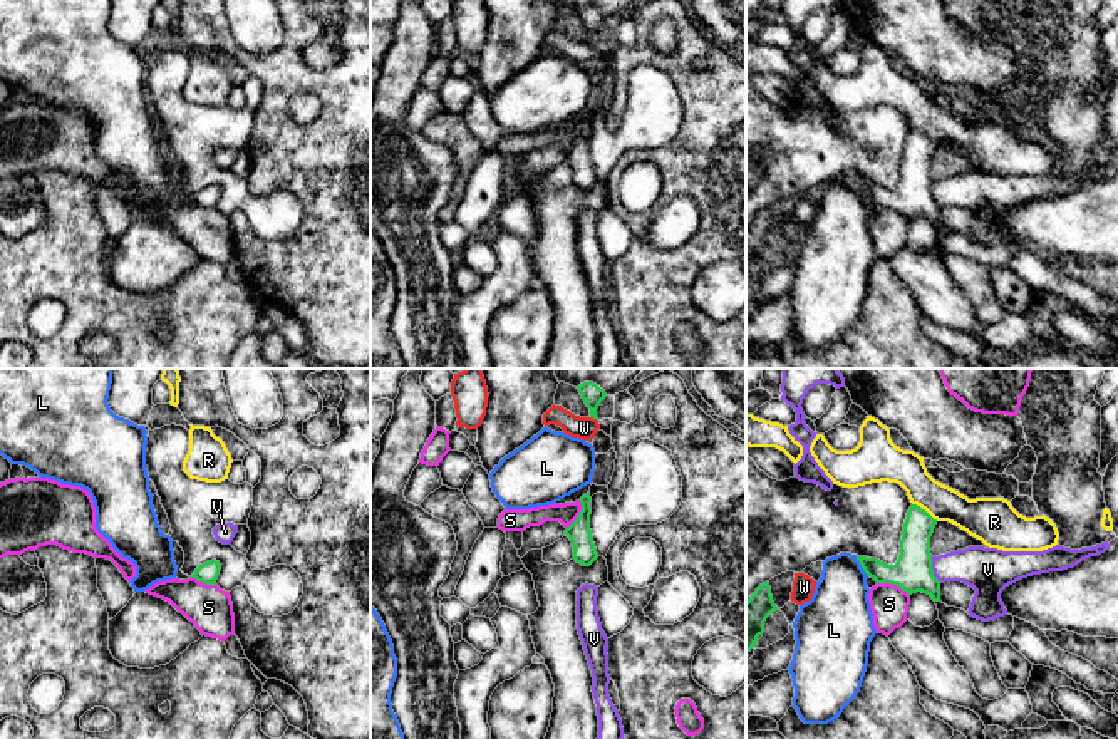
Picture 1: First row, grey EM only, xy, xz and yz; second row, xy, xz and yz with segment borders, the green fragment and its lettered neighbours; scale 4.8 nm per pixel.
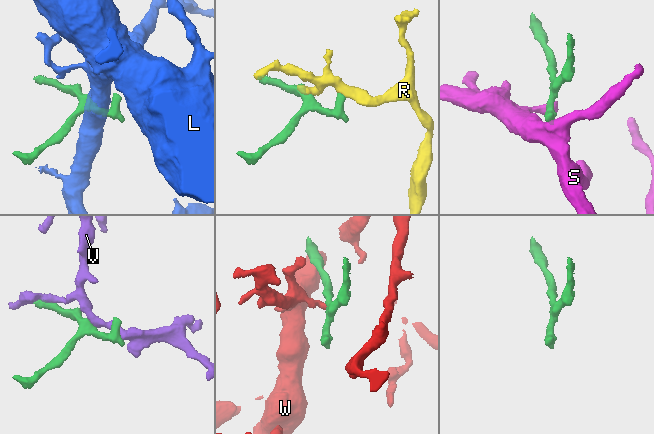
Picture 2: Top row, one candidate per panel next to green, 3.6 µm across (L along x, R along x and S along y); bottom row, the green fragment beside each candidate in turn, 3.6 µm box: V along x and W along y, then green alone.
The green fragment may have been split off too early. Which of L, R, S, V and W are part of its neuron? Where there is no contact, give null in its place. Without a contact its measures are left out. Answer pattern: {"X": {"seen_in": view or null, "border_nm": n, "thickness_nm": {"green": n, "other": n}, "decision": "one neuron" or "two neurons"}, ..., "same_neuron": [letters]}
{"L": {"seen_in": "yz", "border_nm": 110, "thickness_nm": {"green": 190, "other": 300}, "decision": "two neurons"}, "R": {"seen_in": "yz", "border_nm": 150, "thickness_nm": {"green": 160, "other": 170}, "decision": "two neurons"}, "S": {"seen_in": "yz", "border_nm": 170, "thickness_nm": {"green": 190, "other": 190}, "decision": "two neurons"}, "V": {"seen_in": "yz", "border_nm": 140, "thickness_nm": {"green": 190, "other": 200}, "decision": "two neurons"}, "W": {"seen_in": "xz", "border_nm": 50, "thickness_nm": {"green": 100, "other": 110}, "decision": "two neurons"}, "same_neuron": []}

